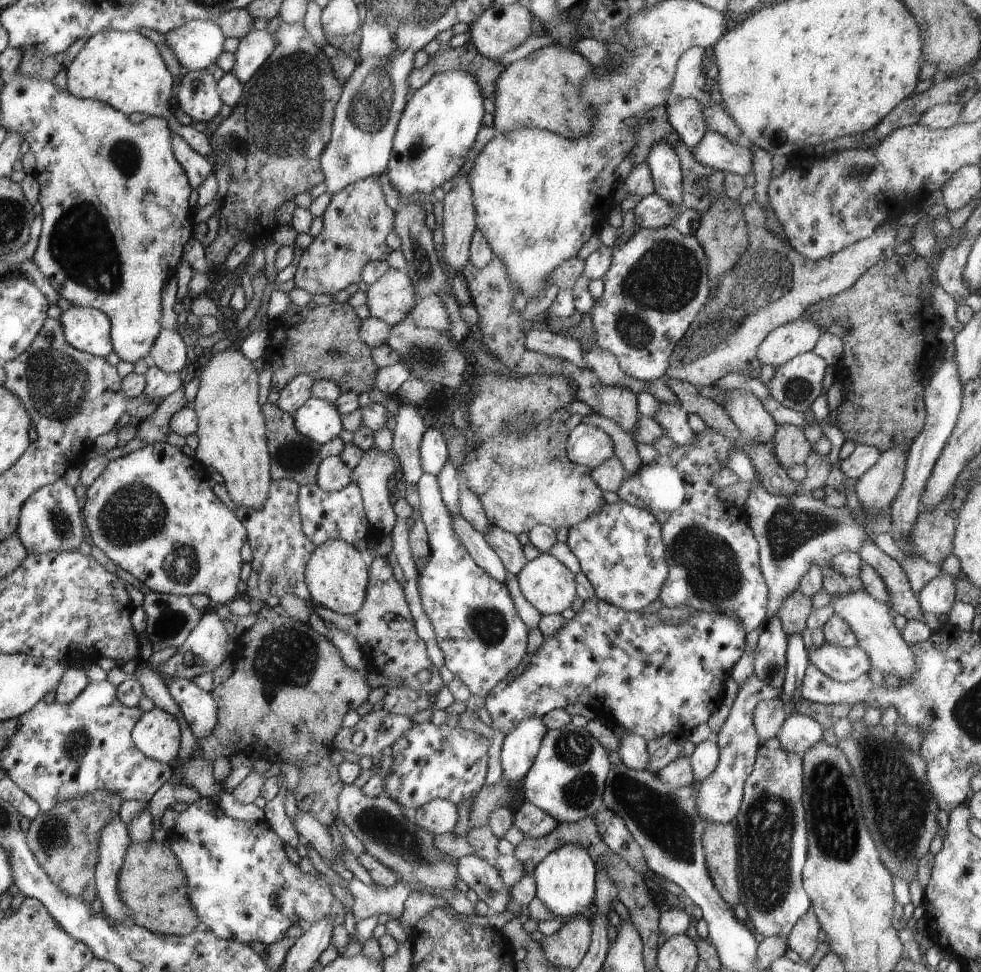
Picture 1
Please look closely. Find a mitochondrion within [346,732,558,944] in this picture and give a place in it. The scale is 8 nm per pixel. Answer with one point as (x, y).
(389, 833)

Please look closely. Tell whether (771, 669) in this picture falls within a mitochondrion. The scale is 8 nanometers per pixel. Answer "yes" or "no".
yes

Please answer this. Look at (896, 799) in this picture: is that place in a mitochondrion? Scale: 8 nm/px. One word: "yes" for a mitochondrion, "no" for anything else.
yes

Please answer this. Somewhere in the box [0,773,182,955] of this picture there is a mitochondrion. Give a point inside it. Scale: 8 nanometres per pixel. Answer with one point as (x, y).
(52, 835)

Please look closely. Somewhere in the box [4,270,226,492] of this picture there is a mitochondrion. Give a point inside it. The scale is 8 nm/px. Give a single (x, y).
(56, 382)

